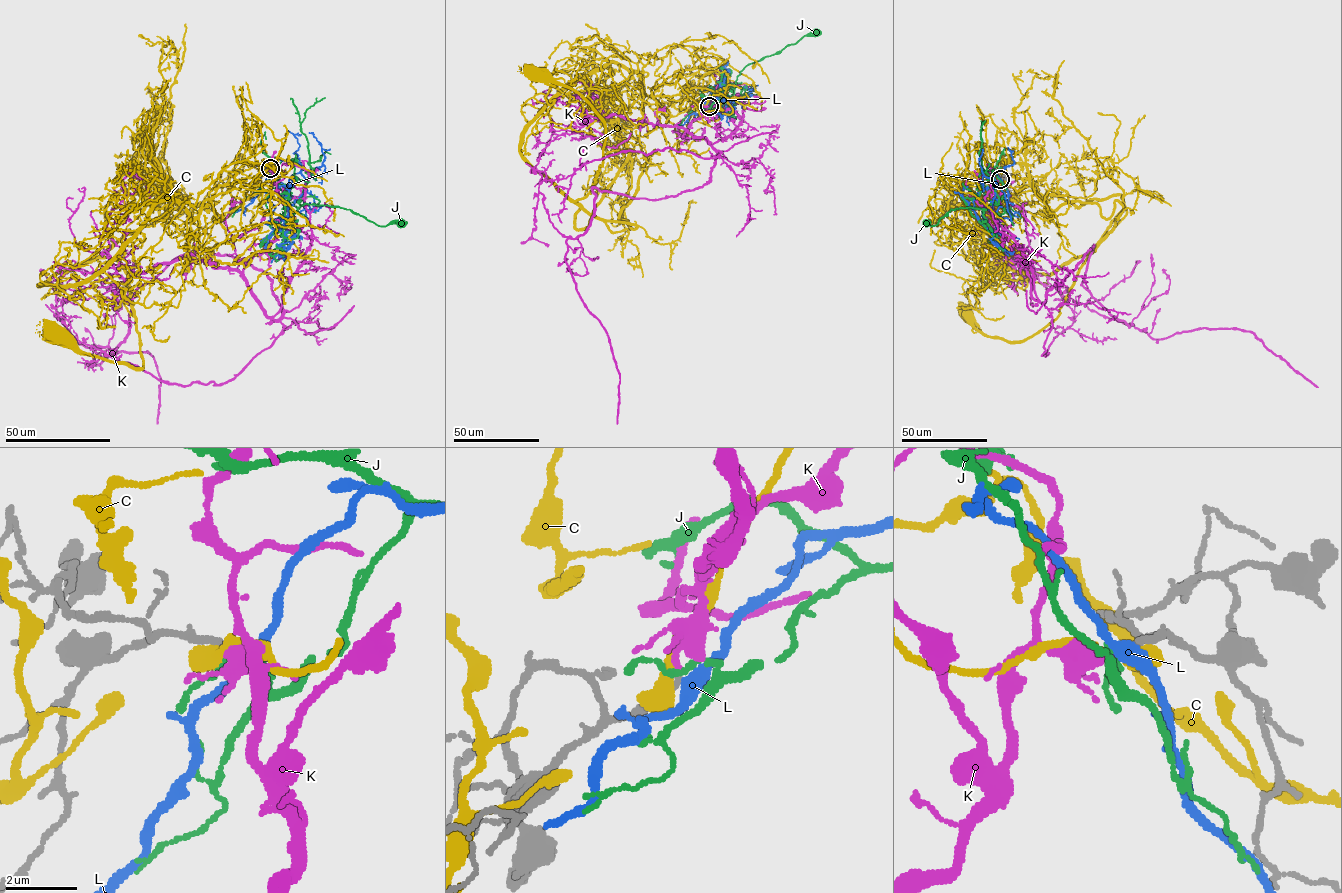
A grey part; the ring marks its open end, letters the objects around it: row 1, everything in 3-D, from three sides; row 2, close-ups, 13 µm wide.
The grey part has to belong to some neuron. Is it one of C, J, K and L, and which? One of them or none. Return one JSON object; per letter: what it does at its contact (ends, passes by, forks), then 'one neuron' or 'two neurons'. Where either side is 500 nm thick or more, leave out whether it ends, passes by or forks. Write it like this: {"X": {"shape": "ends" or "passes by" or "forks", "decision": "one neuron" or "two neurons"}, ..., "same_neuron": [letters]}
{"C": {"decision": "two neurons"}, "J": {"shape": "passes by", "decision": "two neurons"}, "K": {"shape": "ends", "decision": "one neuron"}, "L": {"shape": "passes by", "decision": "two neurons"}, "same_neuron": ["K"]}

